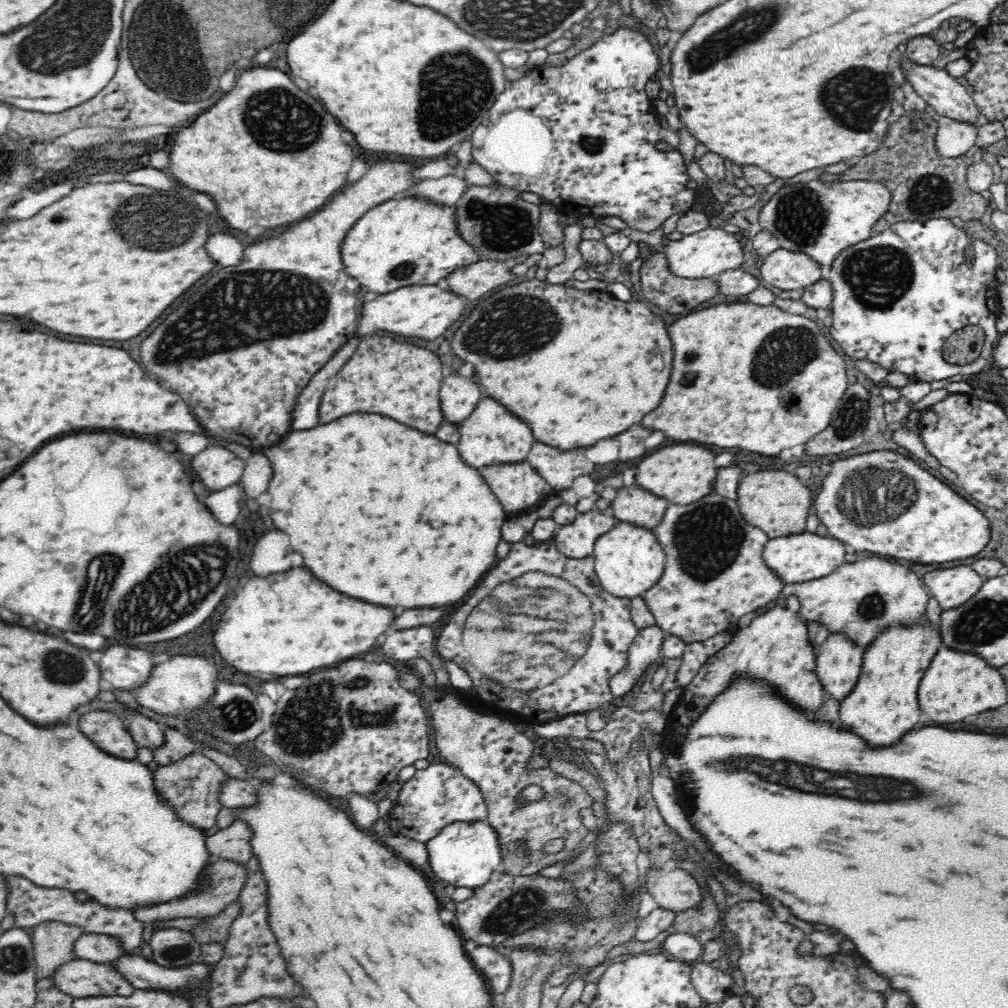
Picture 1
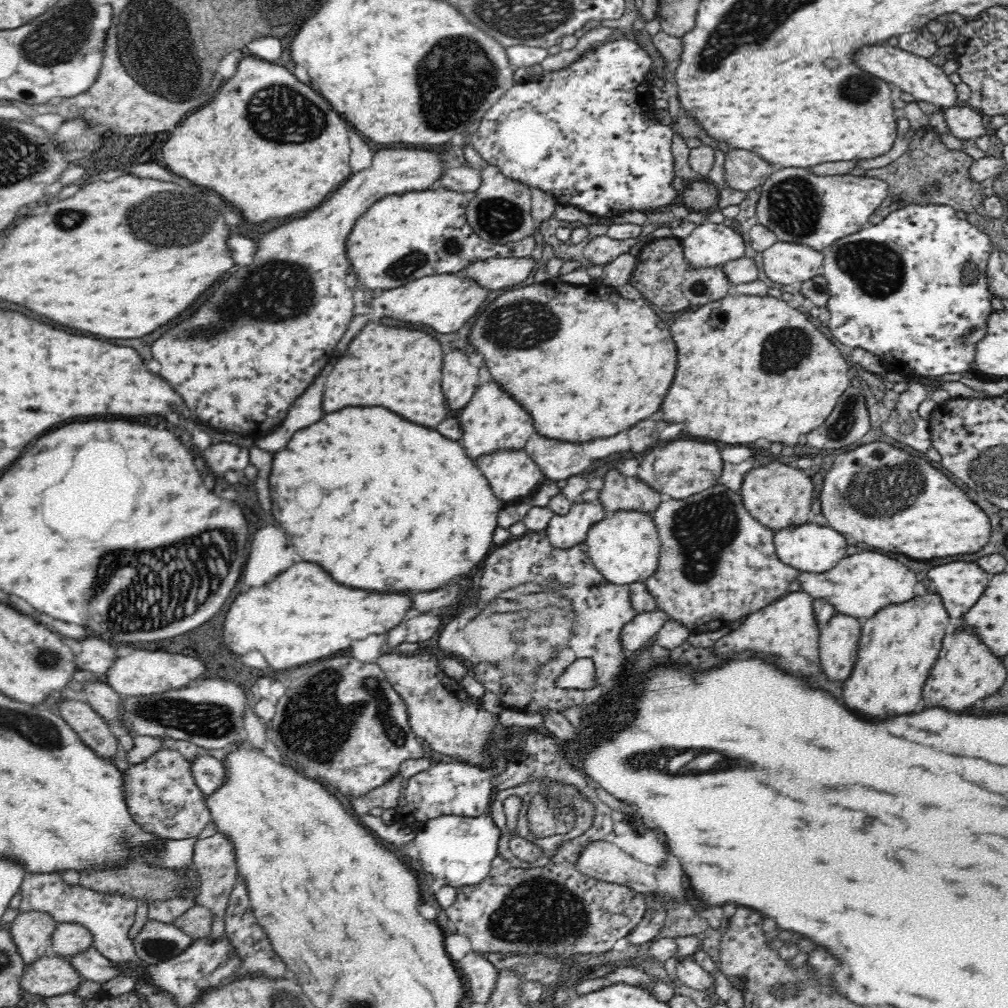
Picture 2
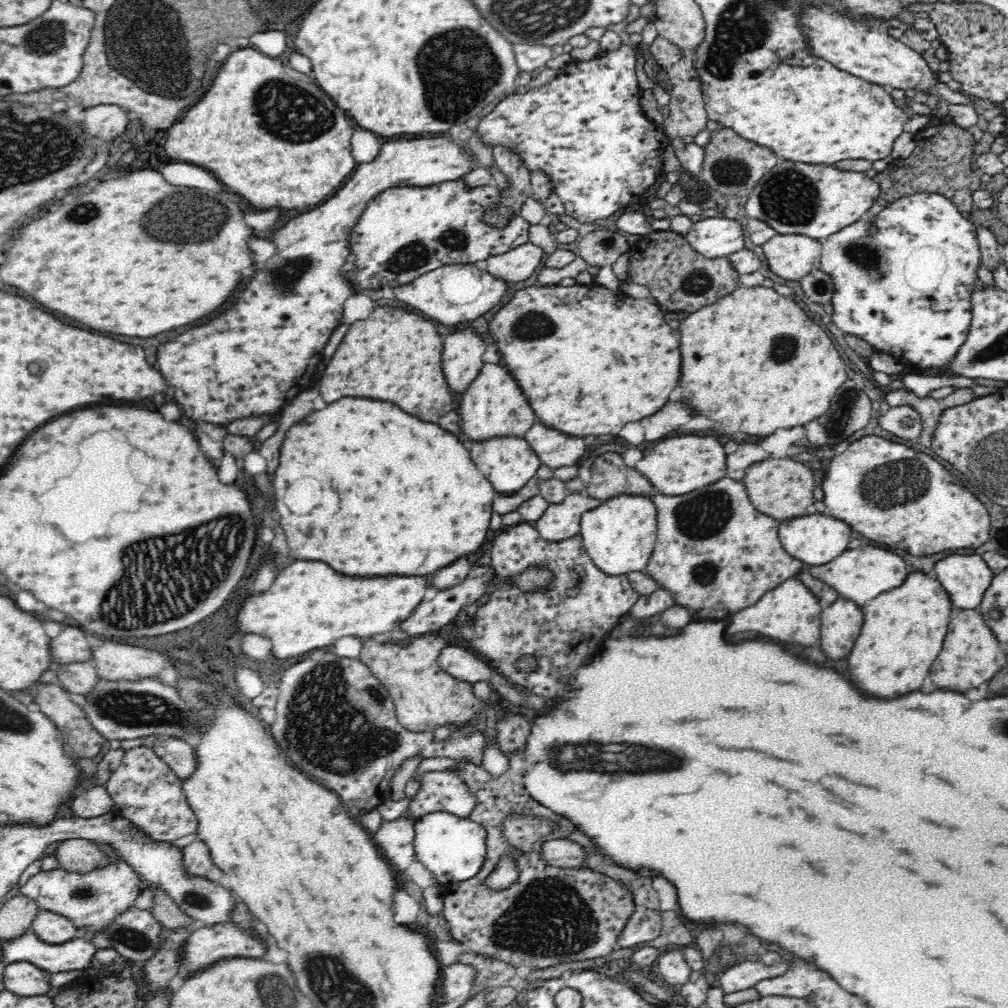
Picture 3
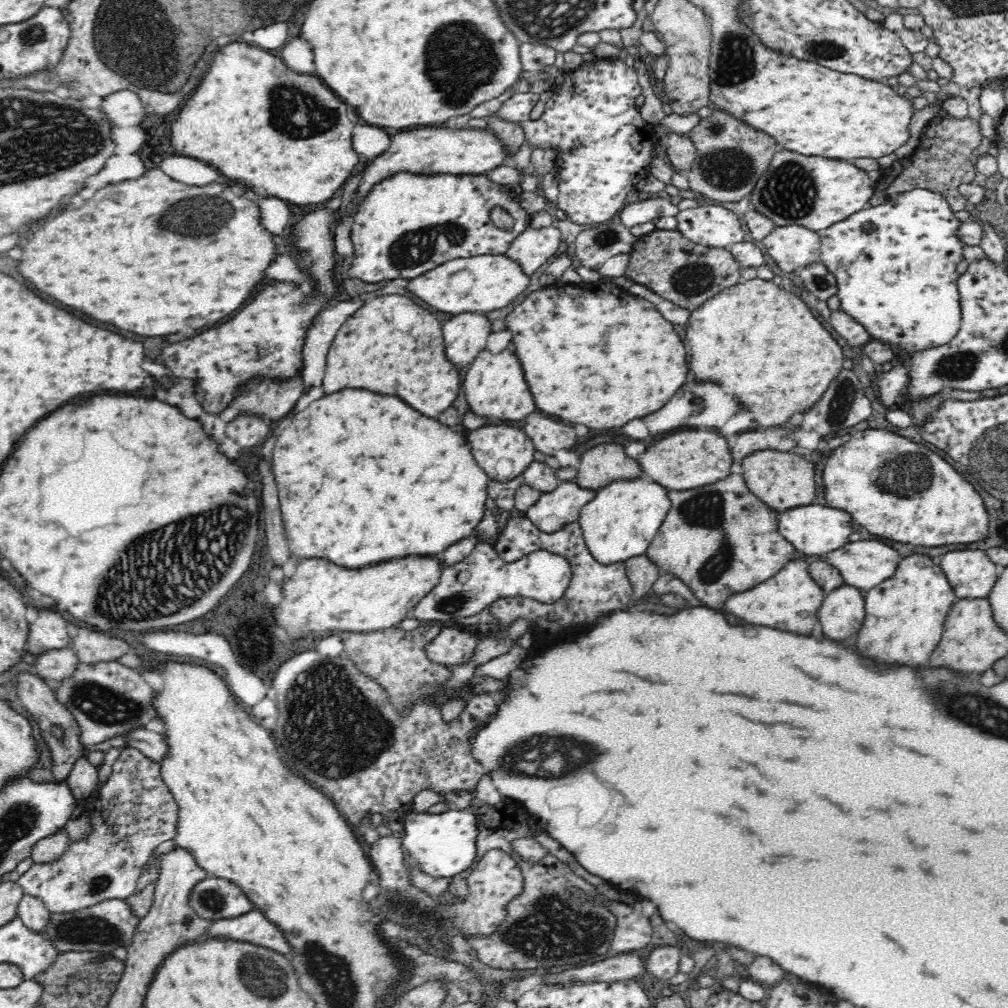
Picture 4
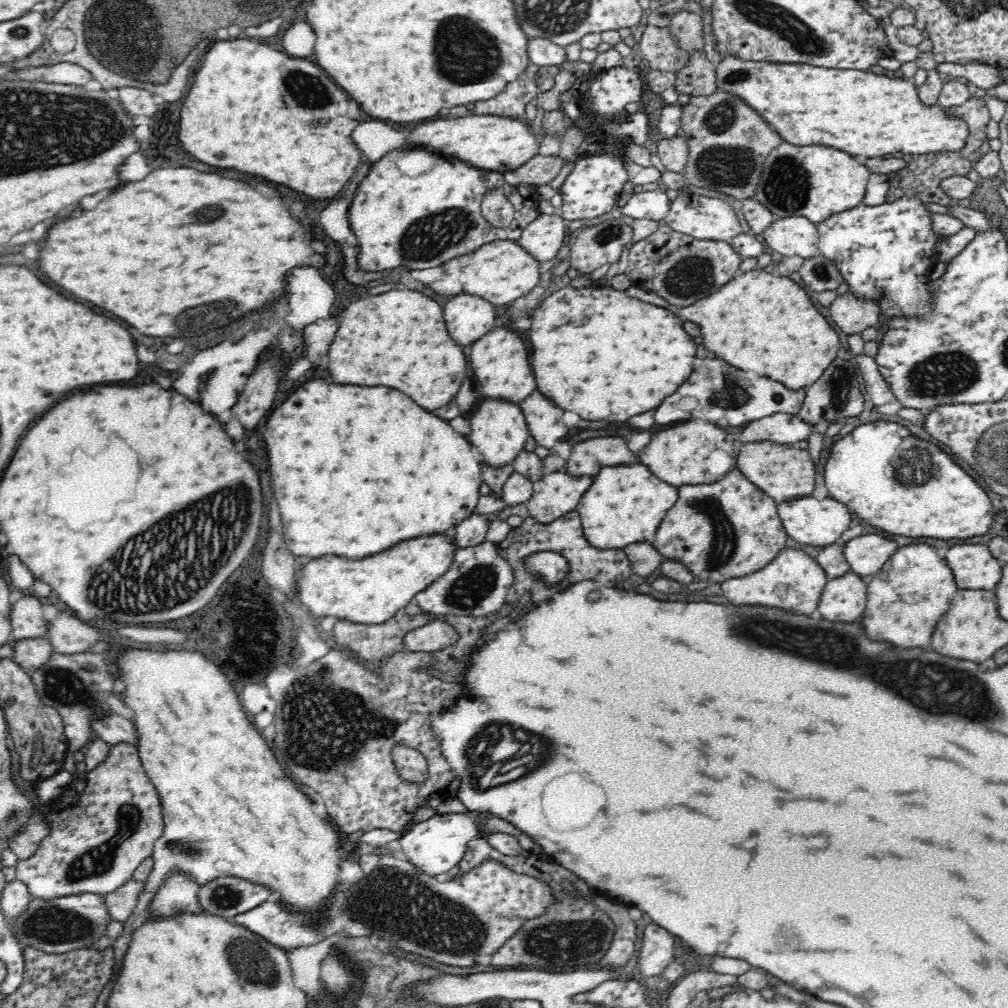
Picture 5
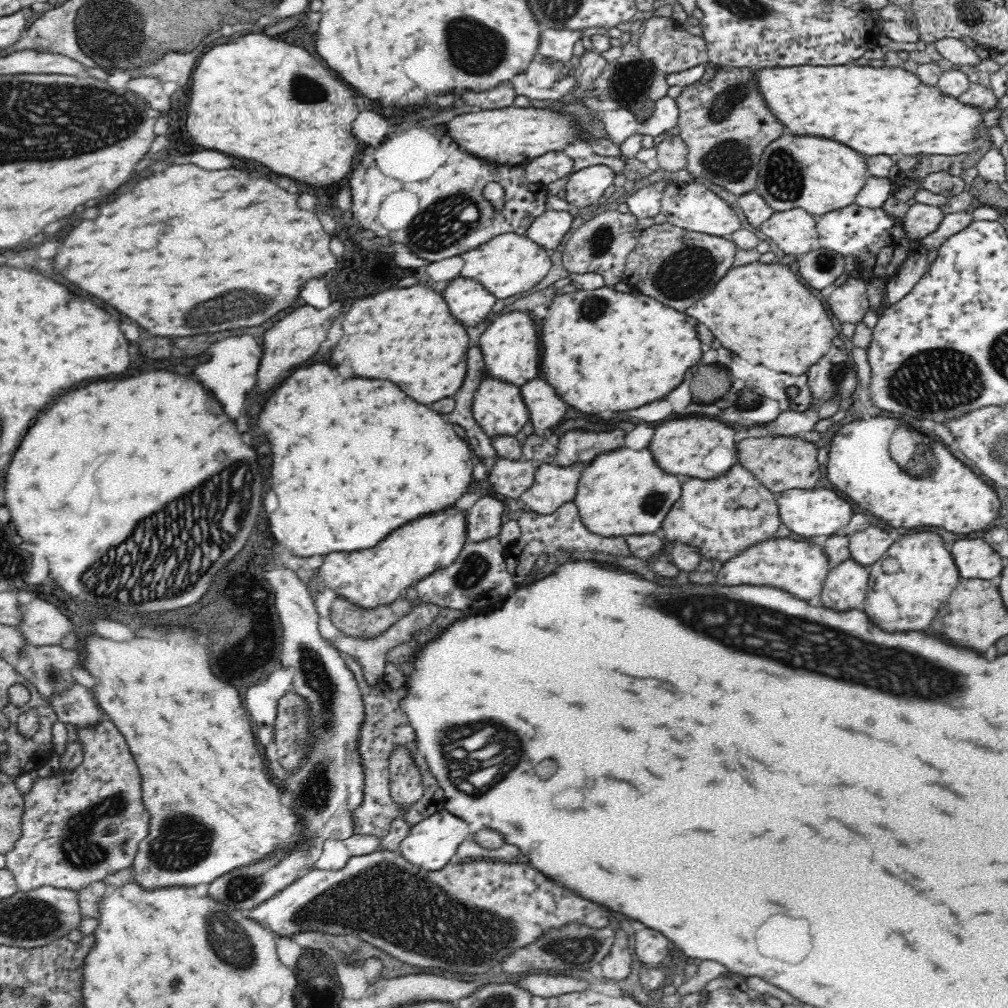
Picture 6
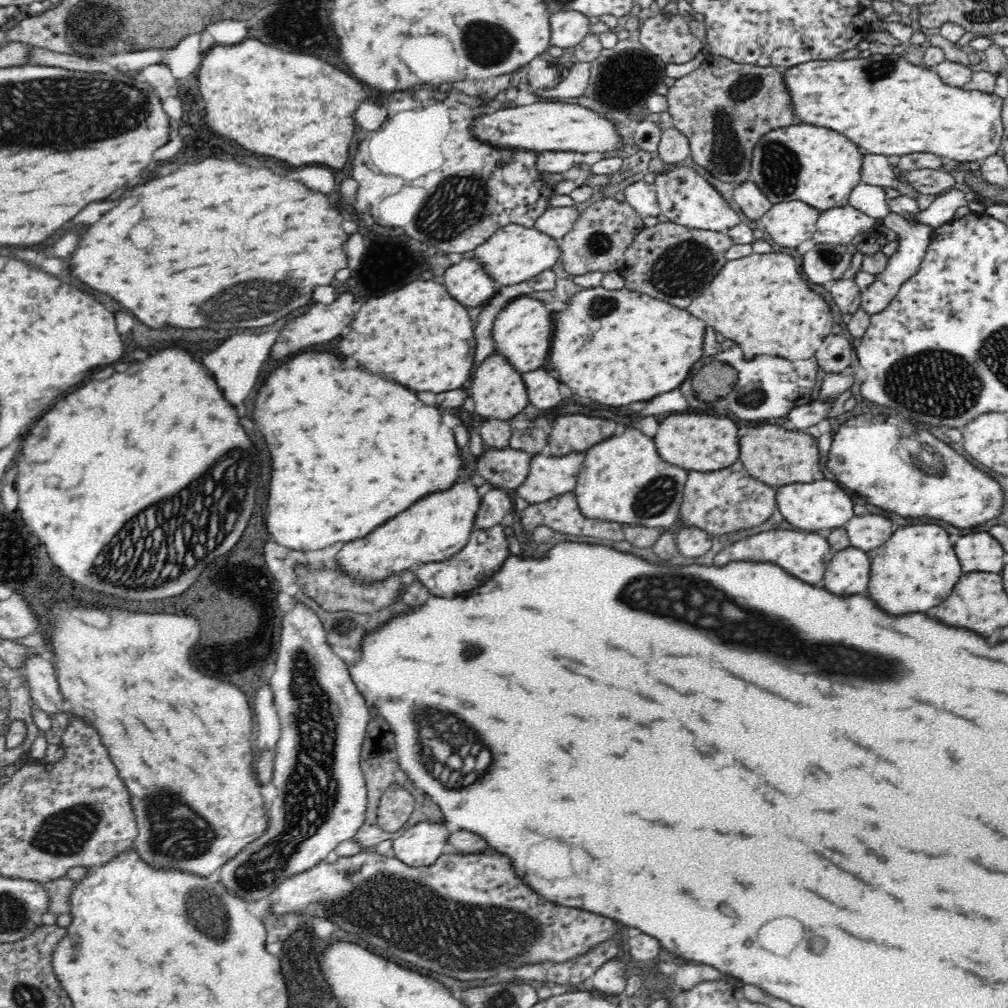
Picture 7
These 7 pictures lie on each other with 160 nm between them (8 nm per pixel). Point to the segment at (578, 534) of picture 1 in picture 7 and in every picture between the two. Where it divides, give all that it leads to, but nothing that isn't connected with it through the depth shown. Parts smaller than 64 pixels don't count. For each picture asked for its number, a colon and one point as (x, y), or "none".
2: (564, 530)
3: (560, 520)
4: (553, 509)
5: (556, 493)
6: (553, 485)
7: (548, 476)

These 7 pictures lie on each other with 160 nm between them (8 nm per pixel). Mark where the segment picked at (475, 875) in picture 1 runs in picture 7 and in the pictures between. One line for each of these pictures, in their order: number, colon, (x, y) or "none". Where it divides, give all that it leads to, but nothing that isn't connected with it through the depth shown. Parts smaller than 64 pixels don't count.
2: (460, 849)
3: (452, 847)
4: (444, 844)
5: (435, 845)
6: (432, 842)
7: (420, 846)

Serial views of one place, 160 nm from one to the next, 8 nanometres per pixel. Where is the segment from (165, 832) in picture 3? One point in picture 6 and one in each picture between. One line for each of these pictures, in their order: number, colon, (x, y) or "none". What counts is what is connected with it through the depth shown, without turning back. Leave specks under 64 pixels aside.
4: (133, 812)
5: (104, 826)
6: (77, 827)

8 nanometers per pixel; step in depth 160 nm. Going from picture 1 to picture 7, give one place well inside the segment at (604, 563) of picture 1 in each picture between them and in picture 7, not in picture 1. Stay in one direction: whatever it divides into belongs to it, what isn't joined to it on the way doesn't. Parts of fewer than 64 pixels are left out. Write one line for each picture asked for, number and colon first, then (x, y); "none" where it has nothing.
2: (624, 546)
3: (619, 534)
4: (619, 522)
5: (626, 503)
6: (620, 492)
7: (622, 479)

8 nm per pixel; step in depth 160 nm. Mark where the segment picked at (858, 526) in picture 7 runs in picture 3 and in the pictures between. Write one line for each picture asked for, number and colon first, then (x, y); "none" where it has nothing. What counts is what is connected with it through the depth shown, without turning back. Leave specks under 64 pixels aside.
3: (859, 574)
4: (864, 563)
5: (866, 554)
6: (867, 545)

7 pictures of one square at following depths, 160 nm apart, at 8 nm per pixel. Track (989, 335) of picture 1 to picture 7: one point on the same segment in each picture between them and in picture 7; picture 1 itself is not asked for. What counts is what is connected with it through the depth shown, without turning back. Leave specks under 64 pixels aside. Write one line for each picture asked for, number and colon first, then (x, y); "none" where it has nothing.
2: (909, 288)
3: (904, 284)
4: (898, 280)
5: (885, 253)
6: (878, 242)
7: (839, 225)

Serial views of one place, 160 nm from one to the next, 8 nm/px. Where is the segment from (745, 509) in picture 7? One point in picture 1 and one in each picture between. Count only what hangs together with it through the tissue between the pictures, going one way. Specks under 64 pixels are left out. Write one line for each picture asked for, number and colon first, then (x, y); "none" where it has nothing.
1: (698, 595)
2: (717, 563)
3: (715, 552)
4: (720, 539)
5: (730, 528)
6: (712, 514)

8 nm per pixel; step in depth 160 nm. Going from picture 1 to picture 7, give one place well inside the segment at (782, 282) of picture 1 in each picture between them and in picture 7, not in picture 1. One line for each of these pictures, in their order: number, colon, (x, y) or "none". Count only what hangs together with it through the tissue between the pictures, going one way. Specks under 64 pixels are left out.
2: (784, 262)
3: (791, 256)
4: (792, 246)
5: (796, 235)
6: (794, 231)
7: (789, 223)

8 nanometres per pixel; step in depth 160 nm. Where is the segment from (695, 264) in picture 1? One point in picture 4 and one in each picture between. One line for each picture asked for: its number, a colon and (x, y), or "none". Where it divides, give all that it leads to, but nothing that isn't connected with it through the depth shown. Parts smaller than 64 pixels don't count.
2: (709, 244)
3: (714, 236)
4: (715, 226)

